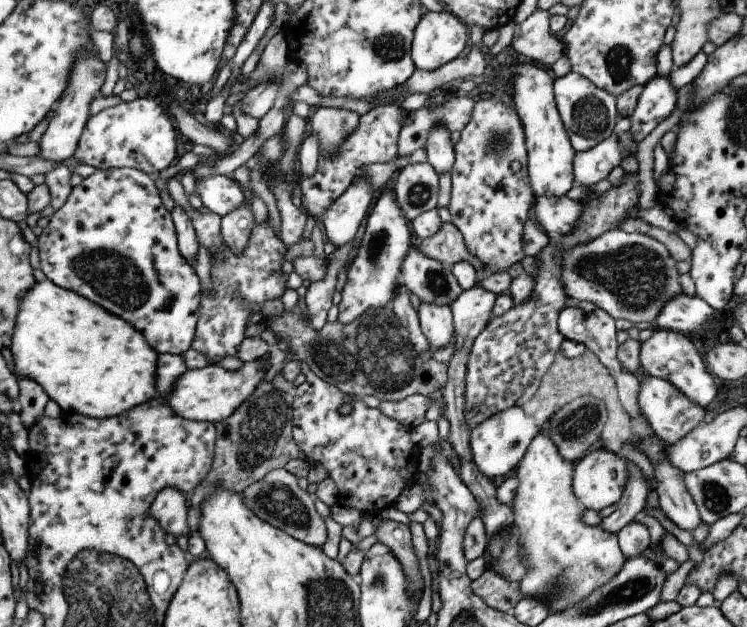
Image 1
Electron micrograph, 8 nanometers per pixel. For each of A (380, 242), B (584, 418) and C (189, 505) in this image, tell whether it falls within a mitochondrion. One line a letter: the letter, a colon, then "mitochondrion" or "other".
A: mitochondrion
B: mitochondrion
C: other

